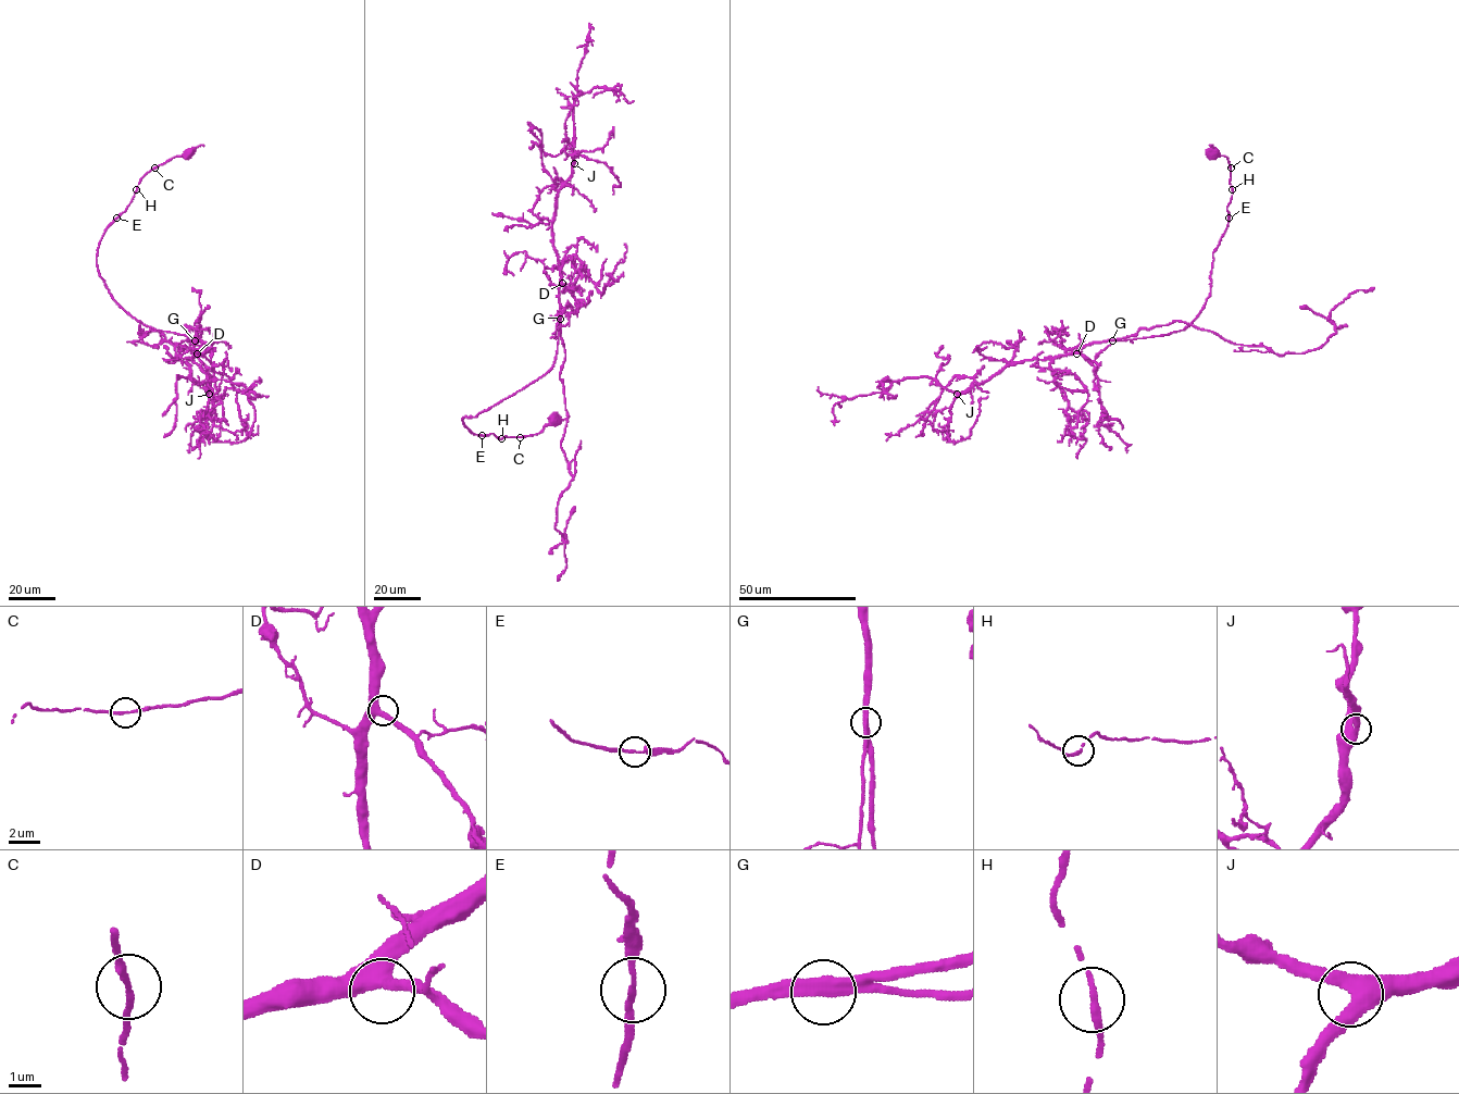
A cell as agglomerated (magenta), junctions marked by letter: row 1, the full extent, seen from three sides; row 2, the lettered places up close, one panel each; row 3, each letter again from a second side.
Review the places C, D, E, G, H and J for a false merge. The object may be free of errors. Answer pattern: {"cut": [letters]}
{"cut": []}

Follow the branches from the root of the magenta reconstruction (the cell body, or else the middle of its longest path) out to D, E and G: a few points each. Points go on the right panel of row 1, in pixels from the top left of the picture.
D: (1213, 152), (1229, 160), (1233, 194), (1202, 308), (1183, 330), (1093, 342), (1076, 353)
E: (1213, 152), (1225, 157), (1231, 168), (1229, 219)
G: (1213, 152), (1229, 160), (1233, 194), (1229, 223), (1213, 253), (1210, 293), (1202, 308), (1183, 330), (1111, 340)

